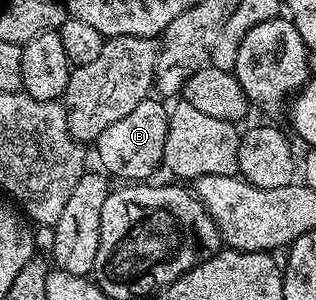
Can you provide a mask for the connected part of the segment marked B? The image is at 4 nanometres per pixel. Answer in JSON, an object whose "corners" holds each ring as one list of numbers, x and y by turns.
{"corners":[[147,97,132,109,132,113,120,117,120,121,115,121,100,133,96,141,98,147,98,159,101,170,107,176,118,181,146,181,150,174,157,167,163,166,164,157,164,137,168,137,168,121,170,112,167,104,162,104,163,100,158,97]]}

